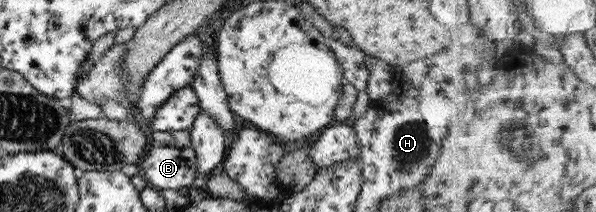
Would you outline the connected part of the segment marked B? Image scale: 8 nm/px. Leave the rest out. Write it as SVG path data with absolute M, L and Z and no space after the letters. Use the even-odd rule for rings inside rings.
M151 145L142 156L141 170L151 188L177 190L199 182L195 156L190 147Z

